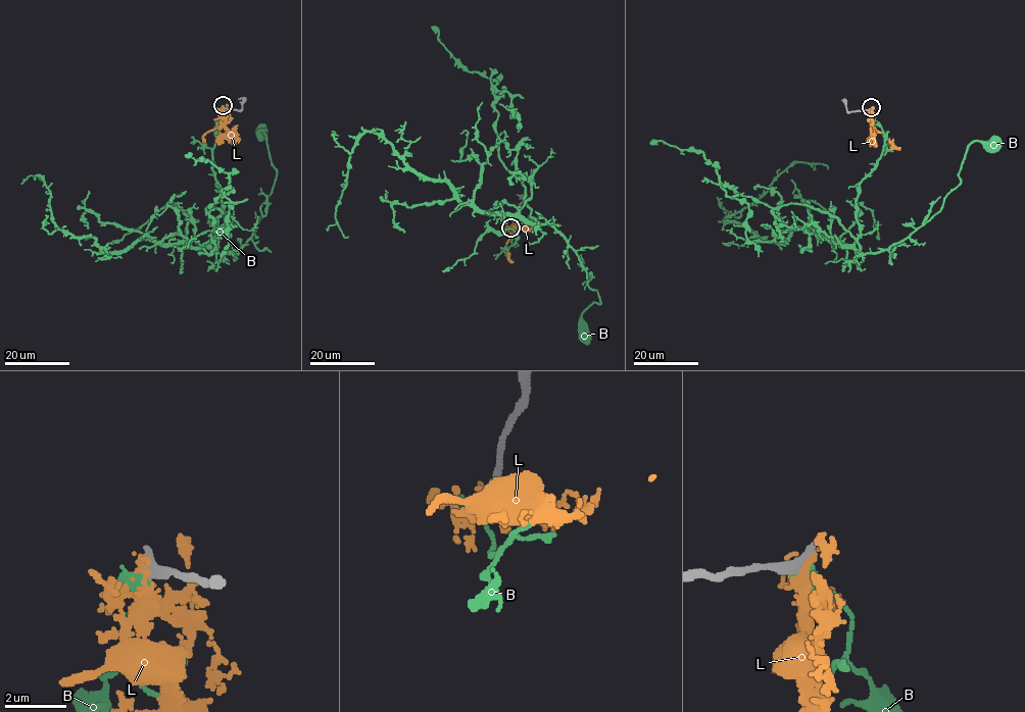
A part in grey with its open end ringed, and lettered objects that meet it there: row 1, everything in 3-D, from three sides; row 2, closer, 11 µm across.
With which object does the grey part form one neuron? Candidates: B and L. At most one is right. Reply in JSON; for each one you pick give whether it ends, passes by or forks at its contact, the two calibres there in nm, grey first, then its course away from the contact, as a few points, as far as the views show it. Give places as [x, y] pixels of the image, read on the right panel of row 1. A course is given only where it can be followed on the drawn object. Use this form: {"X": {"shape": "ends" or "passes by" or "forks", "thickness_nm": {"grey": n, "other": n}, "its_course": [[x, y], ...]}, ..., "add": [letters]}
{"add": []}

